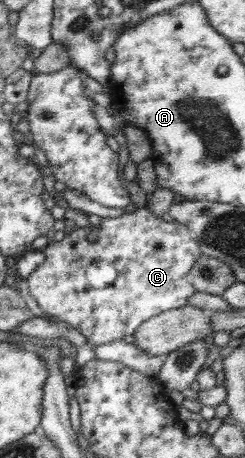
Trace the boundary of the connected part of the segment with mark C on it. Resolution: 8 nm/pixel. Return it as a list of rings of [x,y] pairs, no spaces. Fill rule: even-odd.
[[[147,207],[137,208],[116,218],[101,218],[98,225],[91,224],[65,235],[61,241],[48,243],[42,249],[45,261],[27,276],[29,294],[48,317],[57,317],[71,329],[86,338],[88,345],[104,345],[134,335],[141,323],[146,323],[159,313],[185,307],[189,298],[196,295],[197,288],[189,280],[193,263],[201,257],[199,242],[185,225],[167,217],[159,217]],[[94,260],[111,262],[117,268],[113,287],[94,289],[86,276],[87,266]]]

